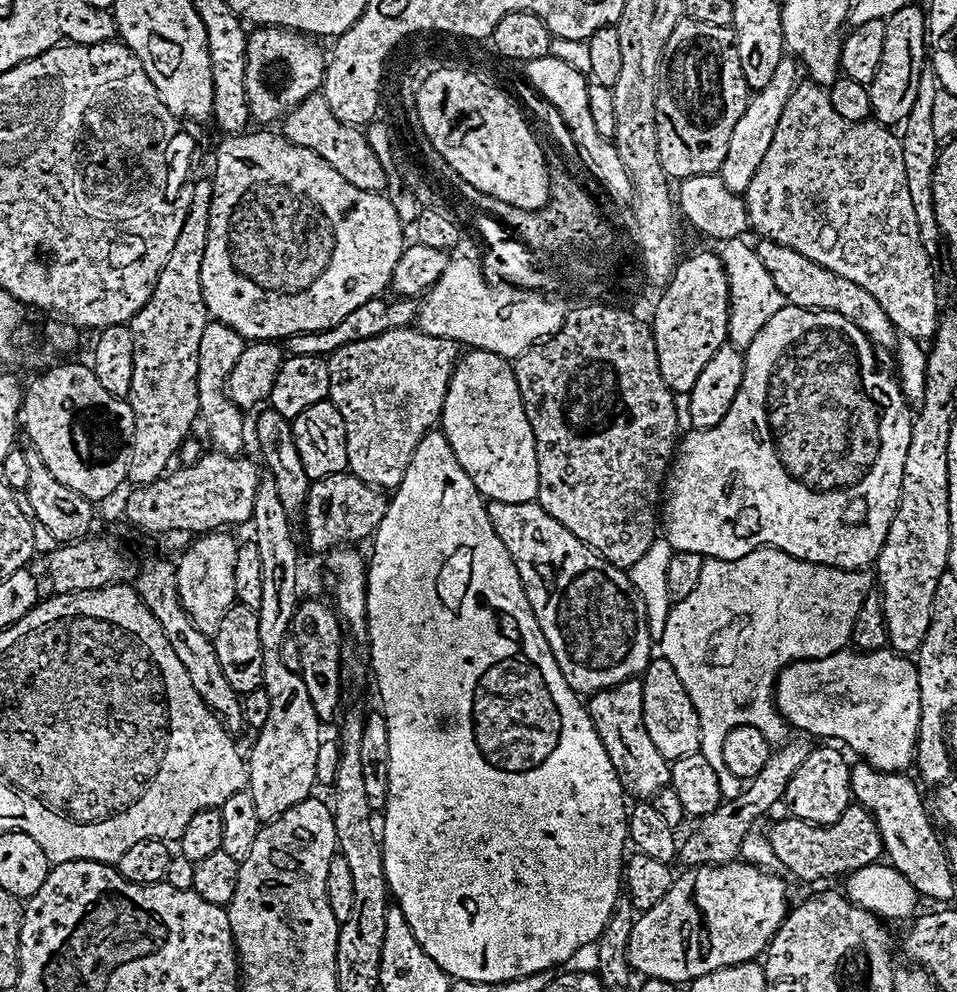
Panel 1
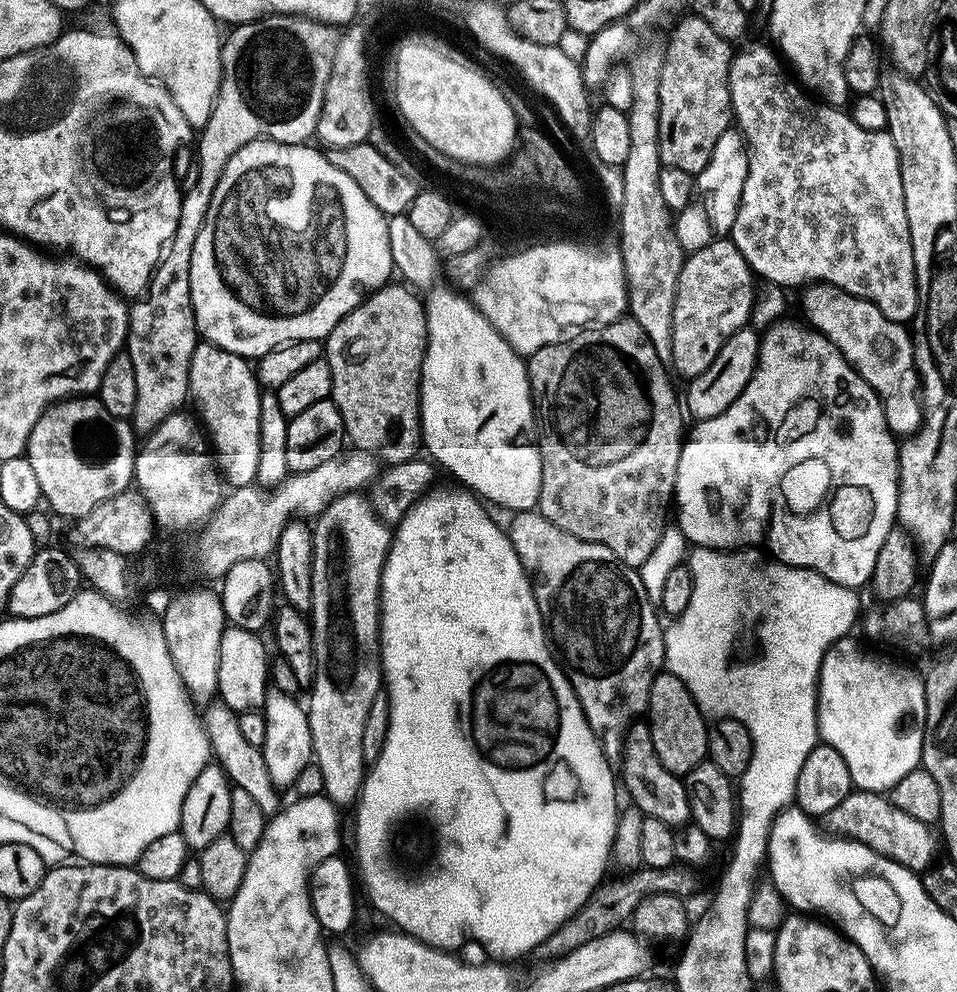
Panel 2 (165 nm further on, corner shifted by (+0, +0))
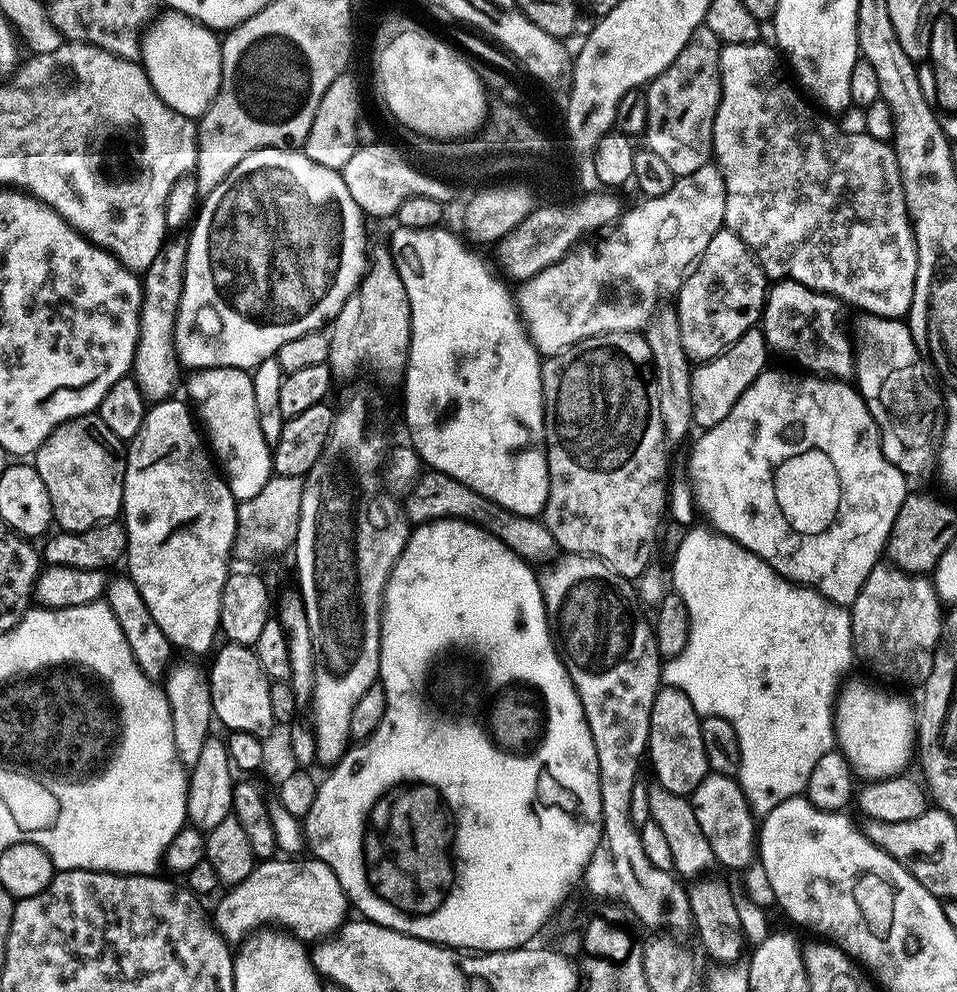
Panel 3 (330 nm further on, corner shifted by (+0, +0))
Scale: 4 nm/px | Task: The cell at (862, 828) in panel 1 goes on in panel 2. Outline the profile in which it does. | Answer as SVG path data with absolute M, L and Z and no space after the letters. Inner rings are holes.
M849 792L842 802L838 802L838 806L834 806L834 810L824 815L822 828L833 837L858 842L917 874L929 867L928 862L932 858L933 829L918 822L918 818L910 818L906 810L898 810L898 806L894 806L887 795L878 792Z

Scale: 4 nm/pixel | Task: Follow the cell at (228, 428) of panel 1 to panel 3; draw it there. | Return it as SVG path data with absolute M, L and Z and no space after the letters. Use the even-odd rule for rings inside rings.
M204 368L191 376L188 382L191 403L198 413L199 423L206 429L206 440L215 459L222 465L232 497L238 502L254 498L254 494L258 494L258 490L262 490L273 476L274 469L272 448L262 434L260 415L254 406L251 375L243 368Z

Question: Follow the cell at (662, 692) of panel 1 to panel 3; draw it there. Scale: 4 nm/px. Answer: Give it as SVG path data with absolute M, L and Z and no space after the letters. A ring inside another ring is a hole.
M661 687L654 698L654 706L650 710L650 730L648 731L647 759L652 759L652 768L656 771L655 783L661 788L670 790L679 796L691 797L692 791L709 775L706 762L706 746L702 746L701 715L694 710L690 698L680 688Z

